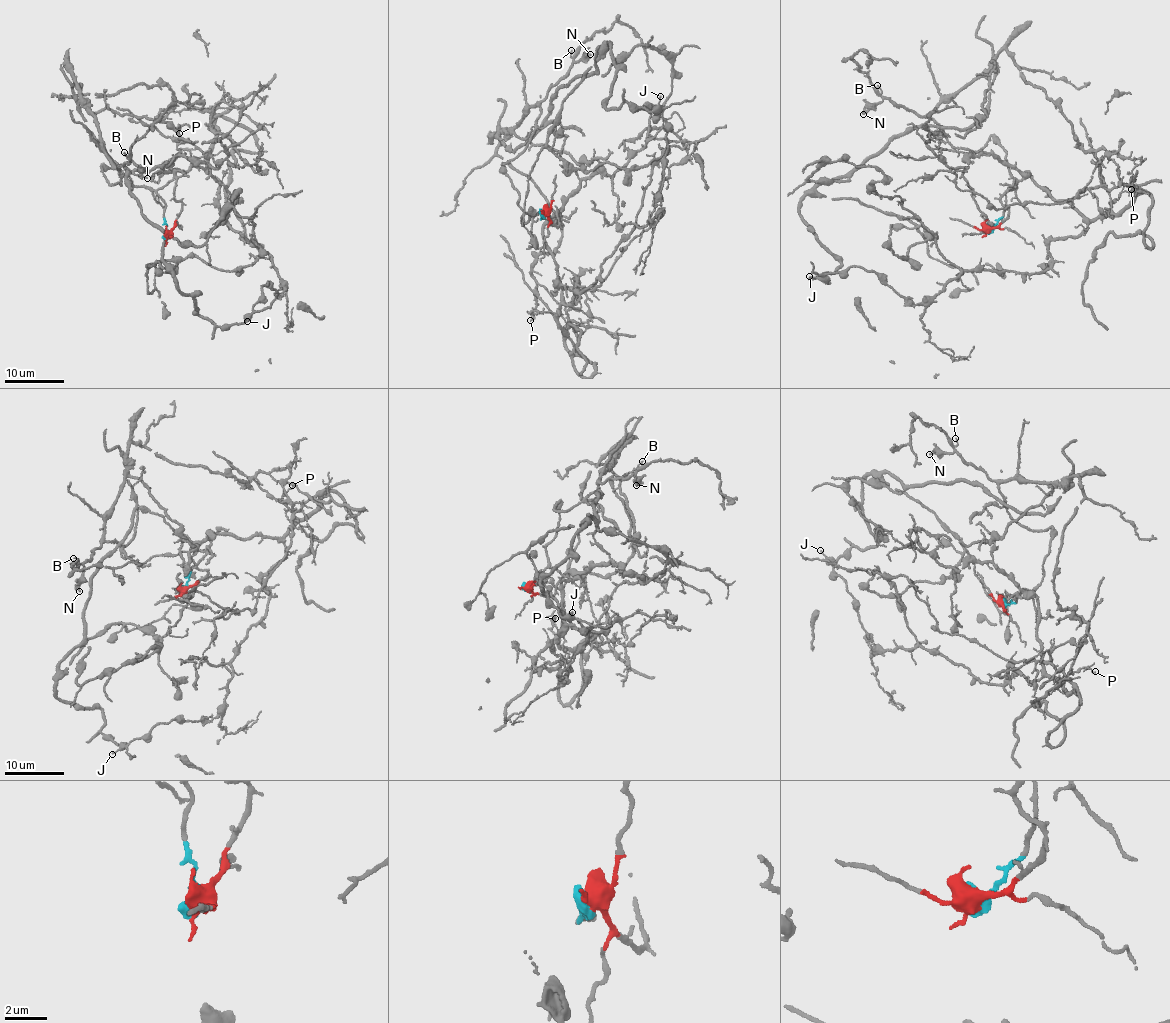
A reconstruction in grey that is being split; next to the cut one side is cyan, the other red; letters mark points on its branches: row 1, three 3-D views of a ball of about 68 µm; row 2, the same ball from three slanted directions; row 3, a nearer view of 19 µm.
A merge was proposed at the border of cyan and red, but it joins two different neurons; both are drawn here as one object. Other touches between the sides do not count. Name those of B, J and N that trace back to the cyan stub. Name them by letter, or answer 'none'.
B, J, N

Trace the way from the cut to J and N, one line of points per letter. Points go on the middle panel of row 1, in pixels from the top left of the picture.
J: (542, 214), (524, 213), (503, 163), (544, 126), (552, 94), (609, 43), (608, 109), (650, 111), (661, 95)
N: (542, 214), (524, 213), (503, 163), (529, 141), (540, 101), (572, 65), (591, 54)

